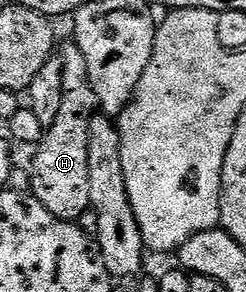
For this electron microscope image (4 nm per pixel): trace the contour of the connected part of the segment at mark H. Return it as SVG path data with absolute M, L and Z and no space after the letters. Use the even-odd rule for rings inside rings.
M70 51L69 57L64 57L63 70L63 102L59 102L59 114L55 114L55 122L48 125L45 130L45 137L41 139L39 147L36 149L37 157L33 160L33 185L31 191L55 218L64 220L80 221L84 212L88 213L91 208L91 170L89 169L89 159L87 158L87 138L89 137L89 127L91 118L98 115L97 99L95 90L91 86L91 78L87 74L87 62L81 57L81 53Z

